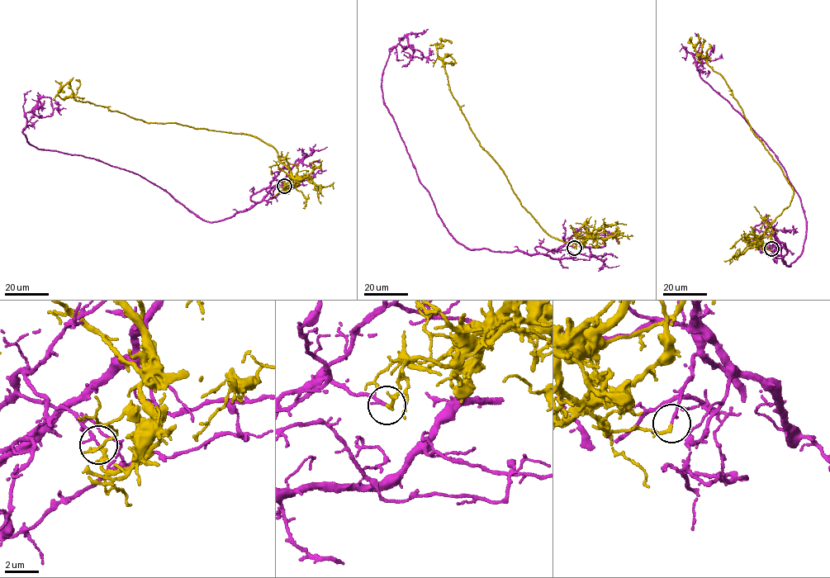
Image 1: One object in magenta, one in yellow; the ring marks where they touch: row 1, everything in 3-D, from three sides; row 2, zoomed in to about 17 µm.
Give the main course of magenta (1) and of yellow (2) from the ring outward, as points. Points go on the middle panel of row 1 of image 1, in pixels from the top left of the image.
1: (574, 248), (471, 249), (449, 234), (384, 103), (391, 49), (406, 38), (423, 57), (404, 54)
2: (574, 248), (591, 234), (563, 242), (552, 238), (521, 205), (453, 97), (437, 42)

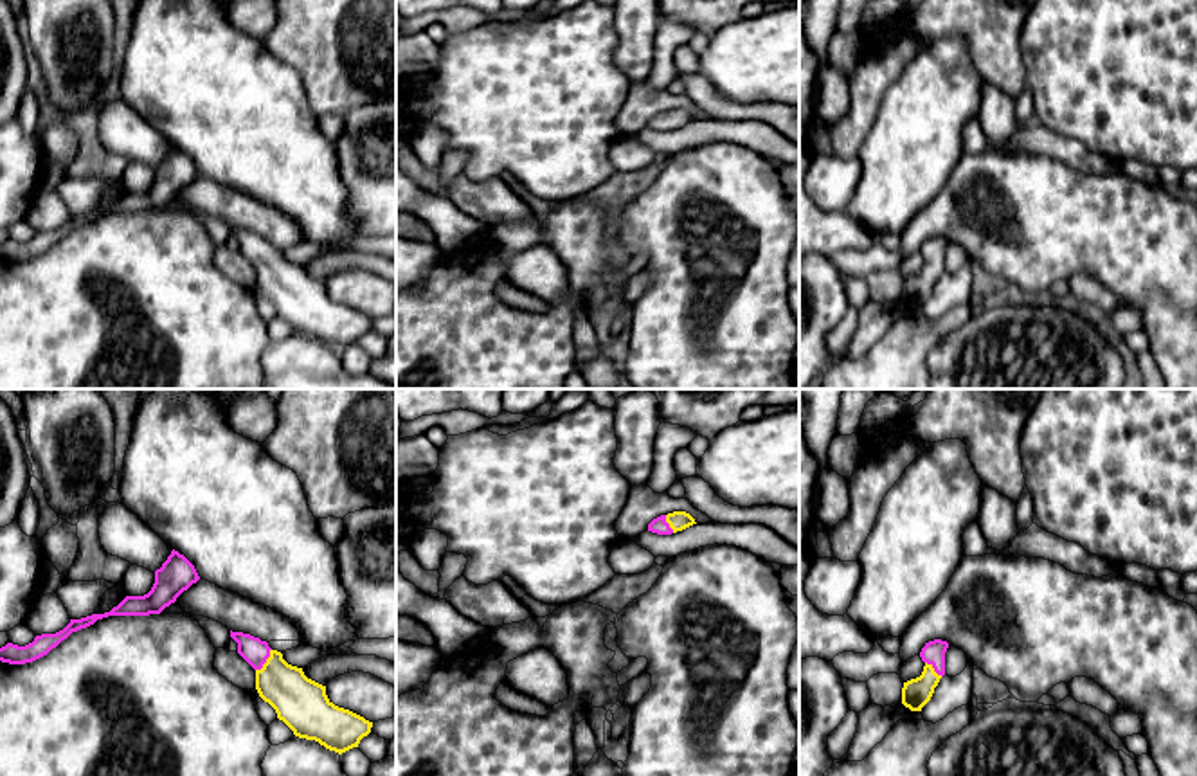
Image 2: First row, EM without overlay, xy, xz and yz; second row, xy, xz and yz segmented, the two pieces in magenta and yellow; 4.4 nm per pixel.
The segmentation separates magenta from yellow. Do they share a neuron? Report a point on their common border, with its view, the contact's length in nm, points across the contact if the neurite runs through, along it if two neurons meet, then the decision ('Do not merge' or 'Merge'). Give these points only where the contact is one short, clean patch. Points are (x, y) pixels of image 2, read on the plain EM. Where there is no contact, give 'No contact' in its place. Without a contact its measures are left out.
Touches magenta at xy (265, 258). Shared border 120 nm. Do not merge

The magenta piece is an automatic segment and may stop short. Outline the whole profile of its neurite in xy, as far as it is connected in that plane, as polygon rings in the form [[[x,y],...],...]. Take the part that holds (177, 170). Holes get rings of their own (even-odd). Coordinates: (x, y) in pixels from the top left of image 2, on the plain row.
[[[171,148],[160,166],[155,167],[155,180],[144,193],[126,193],[117,203],[104,211],[92,211],[70,220],[56,230],[36,232],[32,239],[18,243],[7,239],[0,245],[0,257],[9,261],[25,261],[47,252],[72,229],[94,221],[97,216],[108,212],[149,212],[160,211],[166,203],[200,176],[194,162],[178,148]]]

